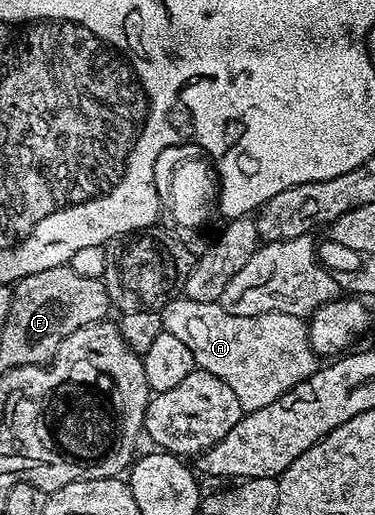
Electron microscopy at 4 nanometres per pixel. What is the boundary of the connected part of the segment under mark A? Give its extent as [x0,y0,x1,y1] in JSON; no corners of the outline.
[159,297,318,412]

